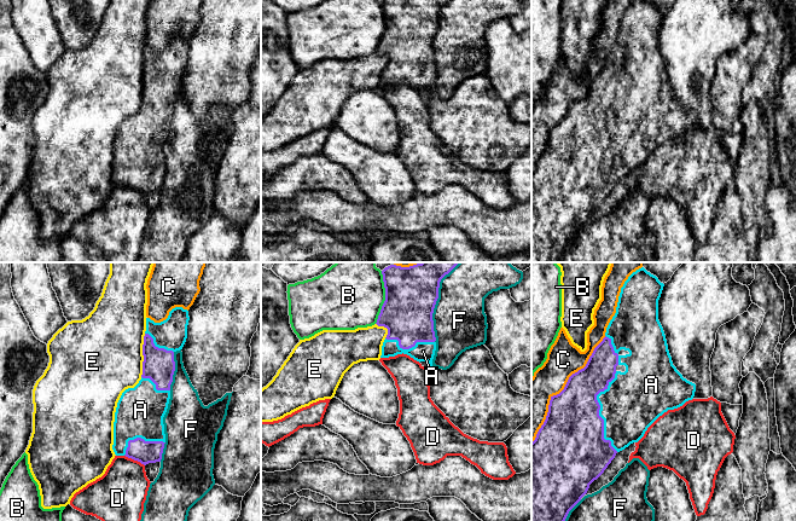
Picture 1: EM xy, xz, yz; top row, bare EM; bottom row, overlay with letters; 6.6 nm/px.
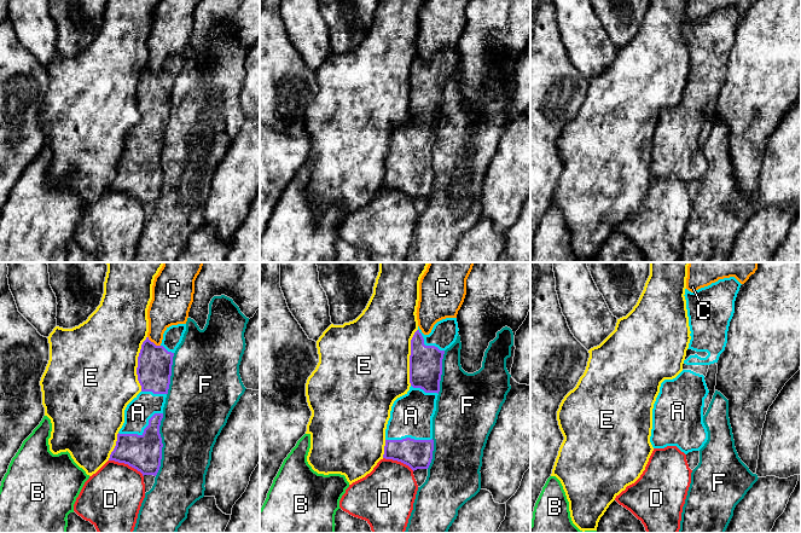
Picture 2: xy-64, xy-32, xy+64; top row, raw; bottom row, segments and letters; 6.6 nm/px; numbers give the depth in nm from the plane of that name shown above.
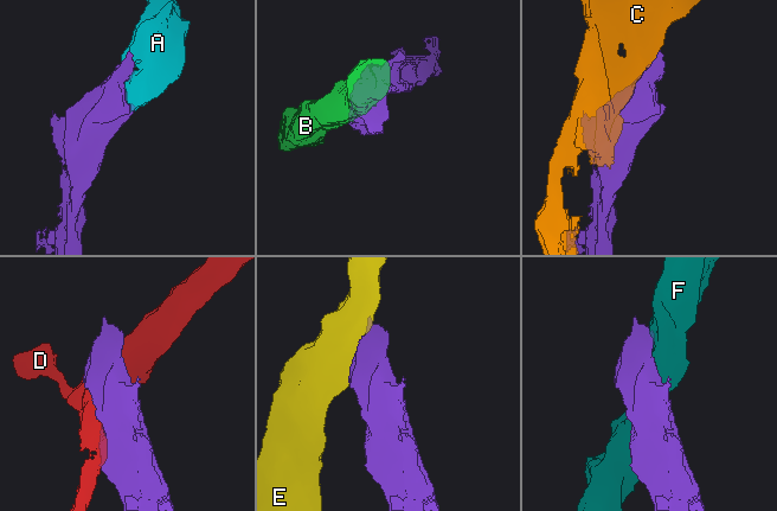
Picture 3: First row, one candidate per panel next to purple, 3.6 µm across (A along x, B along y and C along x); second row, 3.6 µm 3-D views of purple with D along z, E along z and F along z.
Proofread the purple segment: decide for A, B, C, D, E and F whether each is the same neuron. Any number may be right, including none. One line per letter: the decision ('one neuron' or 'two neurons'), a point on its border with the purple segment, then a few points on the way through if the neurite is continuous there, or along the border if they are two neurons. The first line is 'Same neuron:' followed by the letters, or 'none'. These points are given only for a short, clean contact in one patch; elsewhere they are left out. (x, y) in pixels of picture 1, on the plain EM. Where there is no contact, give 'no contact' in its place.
Same neuron: A
A: one neuron; contact yz (598, 142)
B: two neurons; contact xz (385, 27)
C: two neurons; contact yz (563, 119)
D: two neurons; contact xy (134, 189)
E: two neurons; contact xy (143, 84)
F: two neurons; contact xz (434, 35)

